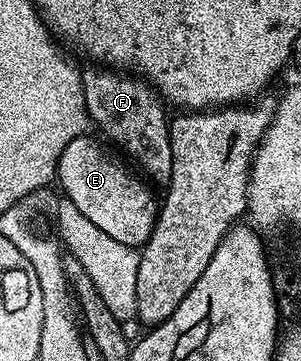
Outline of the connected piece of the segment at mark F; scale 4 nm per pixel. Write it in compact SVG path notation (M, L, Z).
M112 68L84 70L84 99L93 127L97 126L116 146L121 146L146 173L153 183L166 184L172 175L169 115L164 115L165 103L143 77Z

